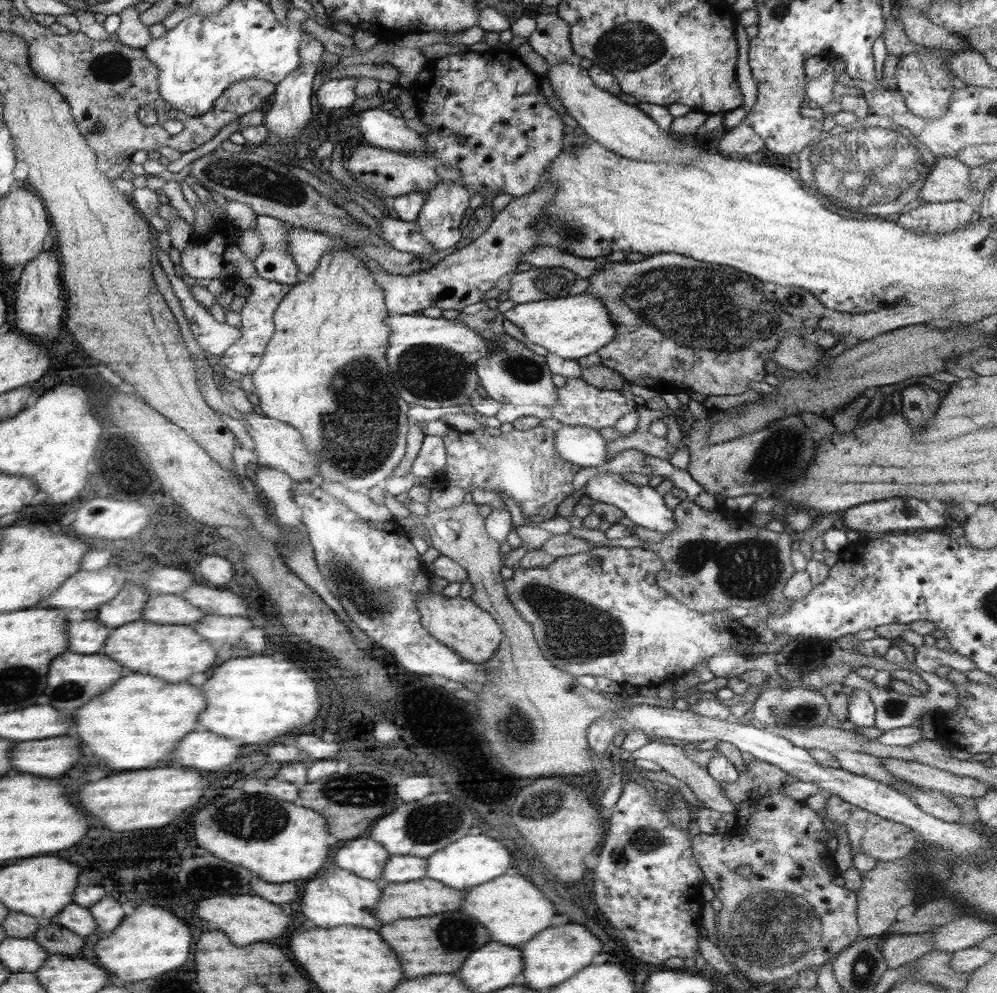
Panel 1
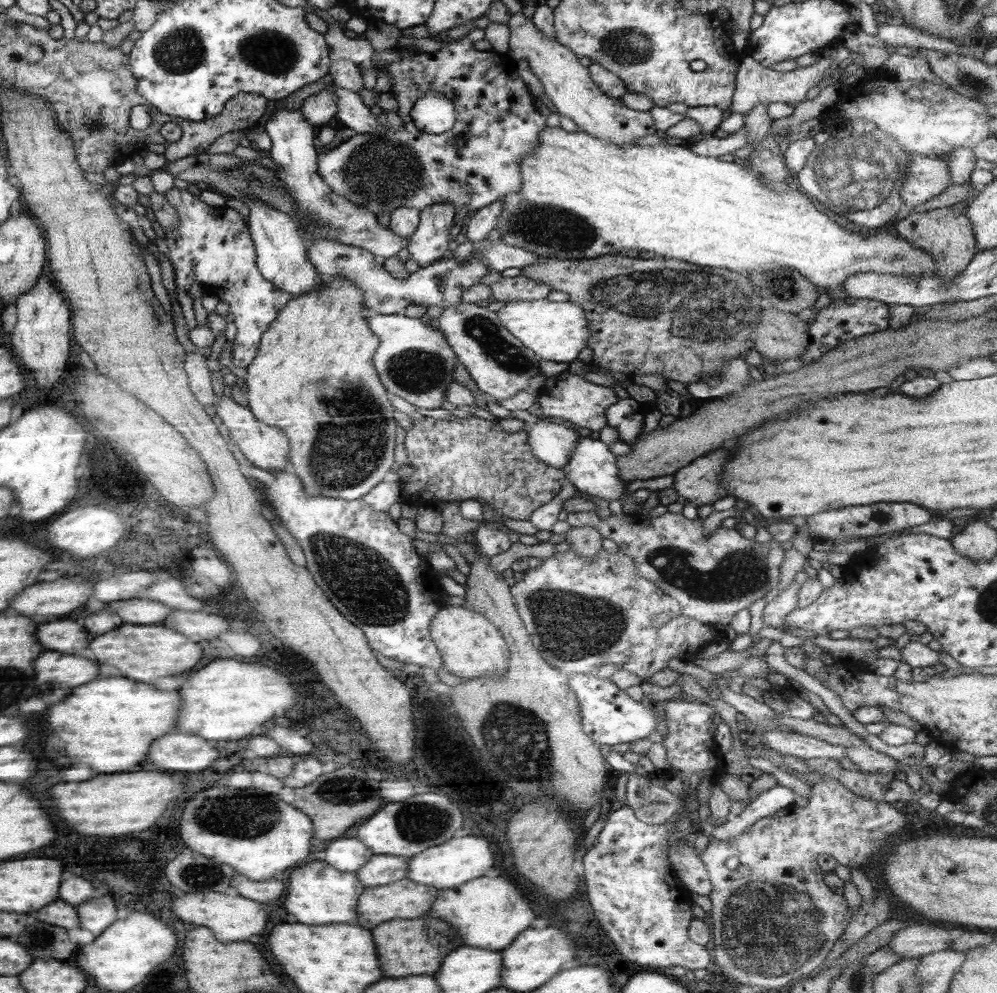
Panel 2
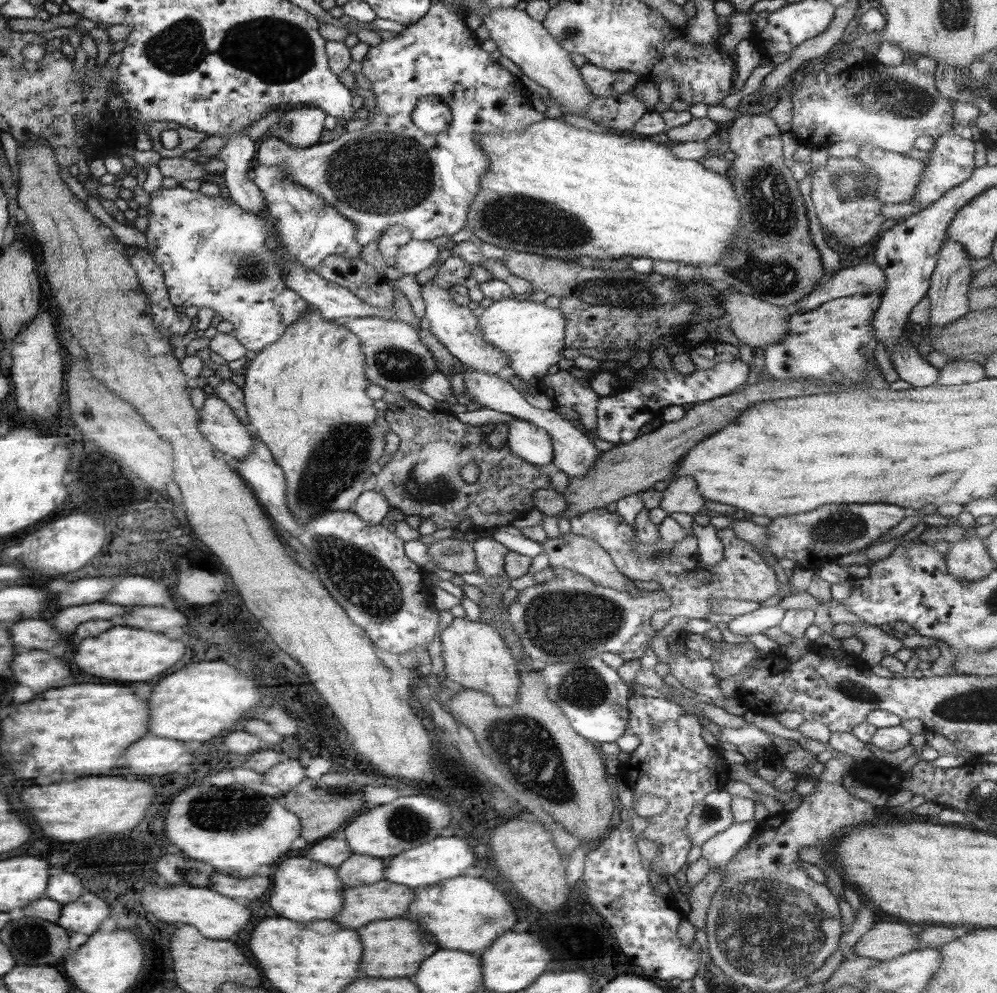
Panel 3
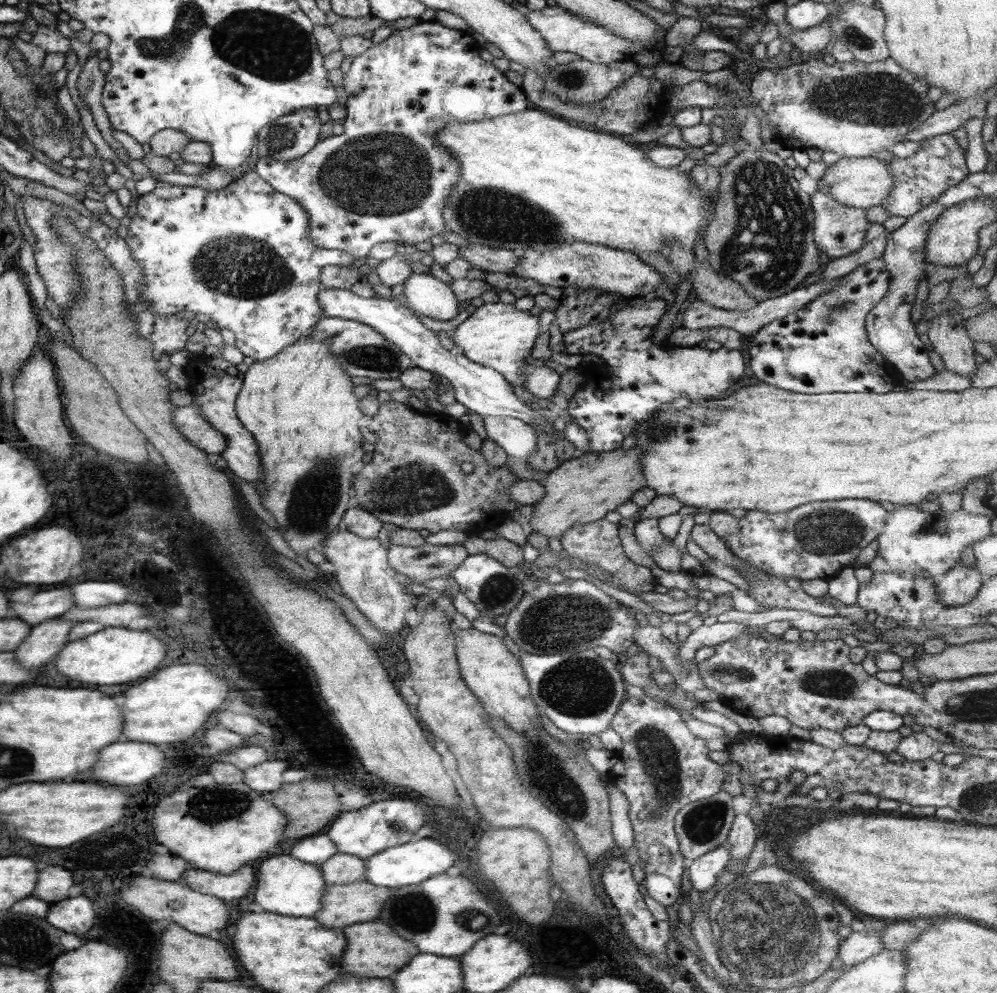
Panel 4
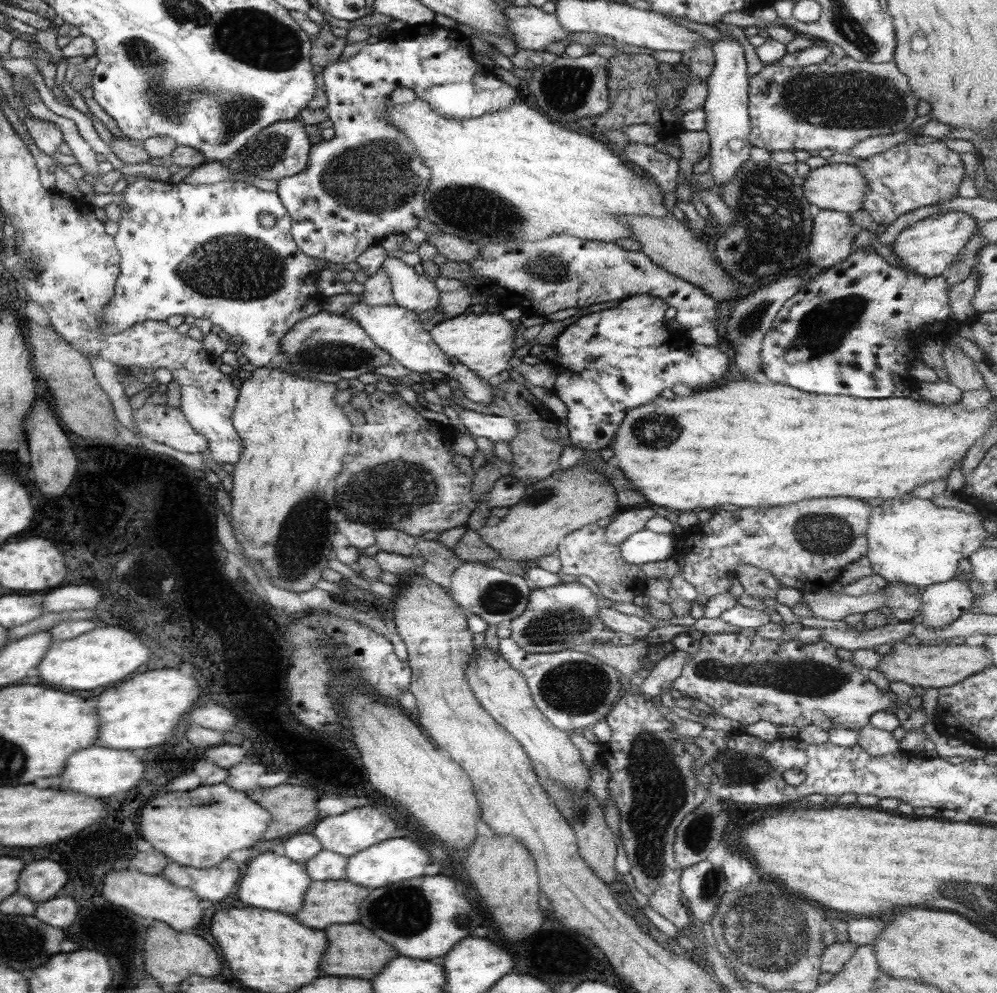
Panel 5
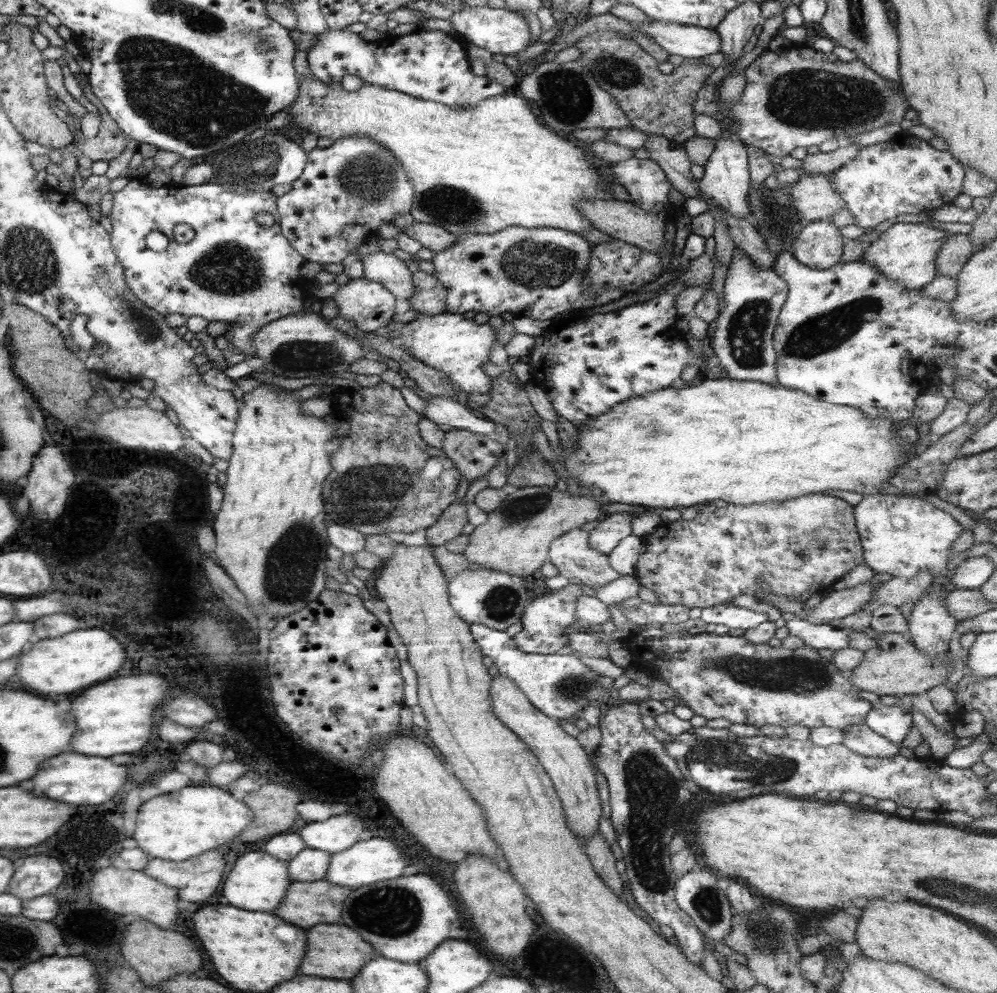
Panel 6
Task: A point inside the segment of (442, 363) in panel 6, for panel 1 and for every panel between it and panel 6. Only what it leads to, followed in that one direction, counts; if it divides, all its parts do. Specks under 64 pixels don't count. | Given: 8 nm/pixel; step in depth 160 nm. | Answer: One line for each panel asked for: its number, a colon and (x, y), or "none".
1: (572, 327)
2: (556, 331)
3: (531, 335)
4: (499, 336)
5: (484, 342)

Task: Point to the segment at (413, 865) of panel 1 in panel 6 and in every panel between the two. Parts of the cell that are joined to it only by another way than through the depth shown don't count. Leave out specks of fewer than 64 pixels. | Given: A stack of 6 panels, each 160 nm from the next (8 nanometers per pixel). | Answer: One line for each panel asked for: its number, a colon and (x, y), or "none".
2: (381, 869)
3: (360, 869)
4: (342, 868)
5: (326, 865)
6: (310, 865)

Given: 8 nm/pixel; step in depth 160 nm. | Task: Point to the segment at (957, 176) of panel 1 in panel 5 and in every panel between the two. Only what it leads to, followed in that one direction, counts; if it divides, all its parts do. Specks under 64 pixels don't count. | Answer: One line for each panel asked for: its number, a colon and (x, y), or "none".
2: (927, 177)
3: (897, 175)
4: (857, 182)
5: (838, 186)

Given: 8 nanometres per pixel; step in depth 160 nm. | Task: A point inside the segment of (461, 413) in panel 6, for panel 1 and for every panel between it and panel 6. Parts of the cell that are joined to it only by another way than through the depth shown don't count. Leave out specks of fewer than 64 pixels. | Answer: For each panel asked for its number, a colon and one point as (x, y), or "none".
1: (583, 446)
2: (552, 443)
3: (533, 444)
4: (518, 439)
5: (498, 429)

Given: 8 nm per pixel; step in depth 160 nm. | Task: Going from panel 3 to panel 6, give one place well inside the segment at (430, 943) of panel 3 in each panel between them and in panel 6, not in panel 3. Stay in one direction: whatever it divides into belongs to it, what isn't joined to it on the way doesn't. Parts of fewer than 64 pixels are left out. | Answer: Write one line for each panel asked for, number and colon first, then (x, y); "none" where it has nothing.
4: (373, 950)
5: (354, 950)
6: (336, 951)

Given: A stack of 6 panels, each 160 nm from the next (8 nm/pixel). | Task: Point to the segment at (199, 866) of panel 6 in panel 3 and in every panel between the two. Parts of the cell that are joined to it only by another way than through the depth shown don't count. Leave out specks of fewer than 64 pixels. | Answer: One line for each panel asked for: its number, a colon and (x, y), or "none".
3: (251, 888)
4: (226, 886)
5: (216, 883)

